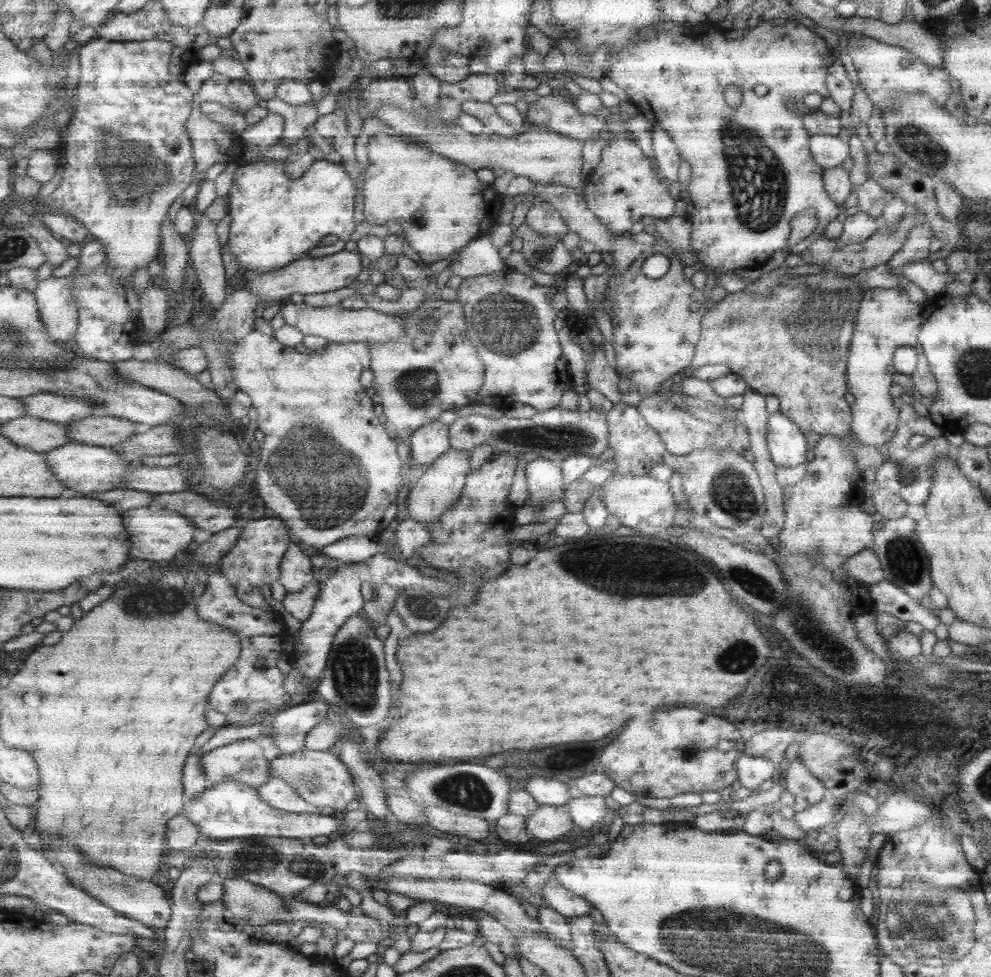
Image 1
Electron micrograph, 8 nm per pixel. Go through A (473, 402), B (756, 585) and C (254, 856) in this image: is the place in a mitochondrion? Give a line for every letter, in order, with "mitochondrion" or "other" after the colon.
A: other
B: mitochondrion
C: mitochondrion

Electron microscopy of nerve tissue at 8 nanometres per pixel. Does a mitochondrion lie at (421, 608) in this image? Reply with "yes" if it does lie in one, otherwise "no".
yes

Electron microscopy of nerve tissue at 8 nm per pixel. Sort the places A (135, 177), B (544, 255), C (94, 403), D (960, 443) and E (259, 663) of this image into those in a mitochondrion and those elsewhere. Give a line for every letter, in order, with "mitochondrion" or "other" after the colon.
A: mitochondrion
B: mitochondrion
C: other
D: other
E: mitochondrion

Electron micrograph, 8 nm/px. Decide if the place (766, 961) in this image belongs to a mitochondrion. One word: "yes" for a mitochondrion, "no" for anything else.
yes

